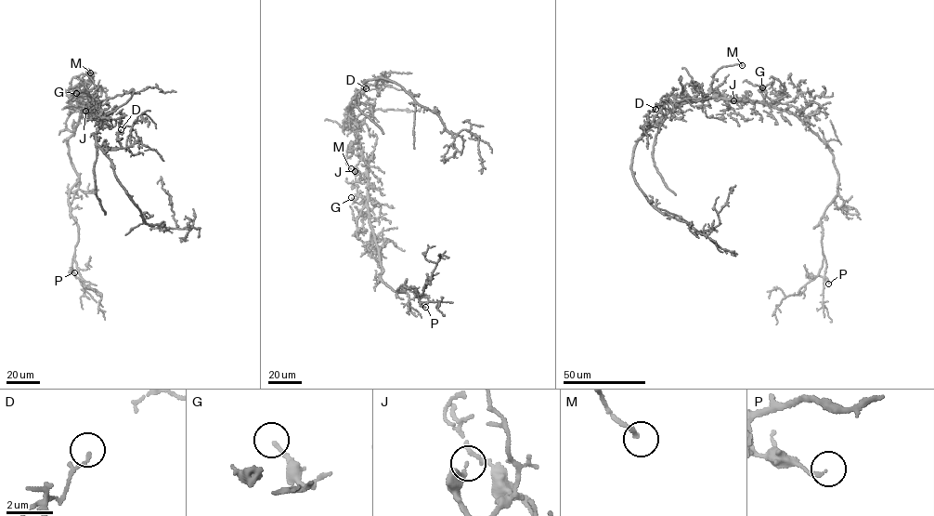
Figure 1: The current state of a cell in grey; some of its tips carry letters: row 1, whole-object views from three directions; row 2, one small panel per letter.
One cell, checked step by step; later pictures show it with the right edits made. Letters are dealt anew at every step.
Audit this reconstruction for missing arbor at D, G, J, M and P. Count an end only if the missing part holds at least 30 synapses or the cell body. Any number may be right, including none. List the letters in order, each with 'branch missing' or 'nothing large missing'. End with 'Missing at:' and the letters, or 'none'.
D: nothing large missing
G: nothing large missing
J: nothing large missing
M: nothing large missing
P: nothing large missing
Missing at: none

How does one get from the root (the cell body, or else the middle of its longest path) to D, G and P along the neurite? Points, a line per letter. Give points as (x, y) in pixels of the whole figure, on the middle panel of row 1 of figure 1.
D: (367, 177), (356, 121), (349, 109), (351, 100), (367, 87), (368, 85), (362, 84), (366, 88)
G: (367, 177), (367, 197), (351, 197)
P: (367, 177), (369, 223), (381, 279), (394, 291), (405, 291), (399, 293), (401, 285), (414, 288), (425, 307)

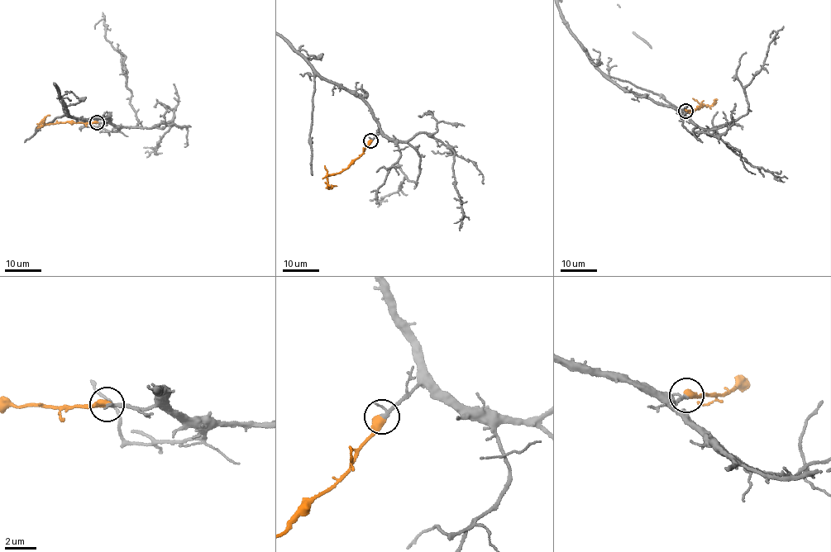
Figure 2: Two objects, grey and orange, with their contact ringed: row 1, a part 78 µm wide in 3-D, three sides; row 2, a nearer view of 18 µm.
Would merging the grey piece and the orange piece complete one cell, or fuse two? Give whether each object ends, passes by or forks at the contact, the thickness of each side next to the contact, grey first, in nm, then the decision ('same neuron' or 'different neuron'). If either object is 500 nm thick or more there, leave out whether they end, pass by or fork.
calibres 170 and 500 nm; same neuron

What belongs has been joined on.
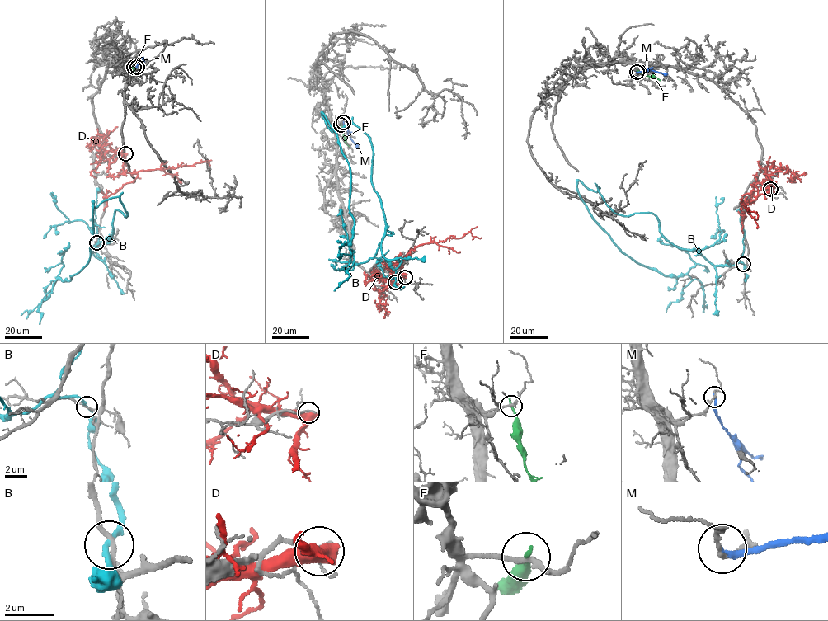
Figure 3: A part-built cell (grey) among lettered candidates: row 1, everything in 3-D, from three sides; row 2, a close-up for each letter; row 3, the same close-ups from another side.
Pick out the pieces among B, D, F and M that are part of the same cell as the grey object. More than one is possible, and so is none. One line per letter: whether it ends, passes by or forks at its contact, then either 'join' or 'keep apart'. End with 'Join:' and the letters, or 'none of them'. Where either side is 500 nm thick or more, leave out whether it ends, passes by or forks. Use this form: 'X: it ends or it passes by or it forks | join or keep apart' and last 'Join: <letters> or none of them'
B: it passes by | join
D: keep apart
F: it ends | keep apart
M: it ends | keep apart
Join: B

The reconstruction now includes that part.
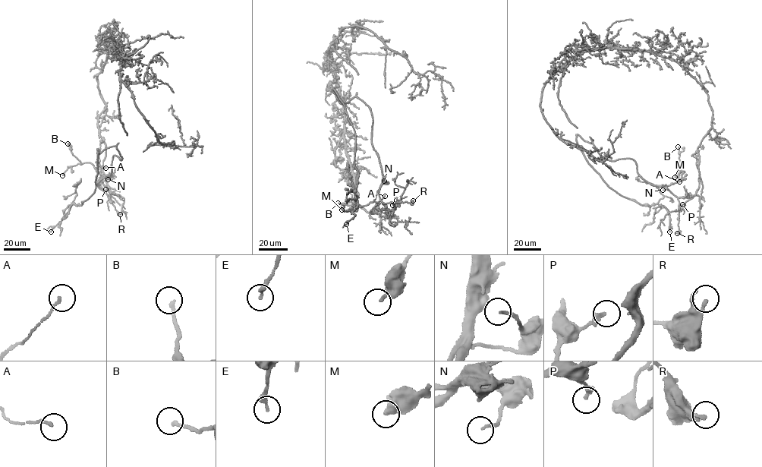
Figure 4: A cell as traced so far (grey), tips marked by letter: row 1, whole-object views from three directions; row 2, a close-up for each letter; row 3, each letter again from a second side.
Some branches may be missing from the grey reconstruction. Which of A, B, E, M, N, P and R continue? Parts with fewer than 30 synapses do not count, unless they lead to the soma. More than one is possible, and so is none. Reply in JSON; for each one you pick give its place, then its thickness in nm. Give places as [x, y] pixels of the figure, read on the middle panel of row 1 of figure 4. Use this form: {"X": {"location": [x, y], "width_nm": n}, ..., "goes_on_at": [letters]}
{"goes_on_at": []}

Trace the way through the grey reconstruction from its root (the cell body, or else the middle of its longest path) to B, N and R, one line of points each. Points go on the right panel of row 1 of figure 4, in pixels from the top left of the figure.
B: (703, 137), (697, 149), (703, 187), (700, 197), (676, 197), (665, 187), (677, 182), (683, 172), (678, 146)
N: (703, 137), (697, 149), (699, 175), (703, 187), (700, 196), (678, 197), (665, 187), (662, 190)
R: (703, 137), (697, 149), (699, 175), (703, 187), (700, 196), (687, 195), (678, 198), (677, 233)

